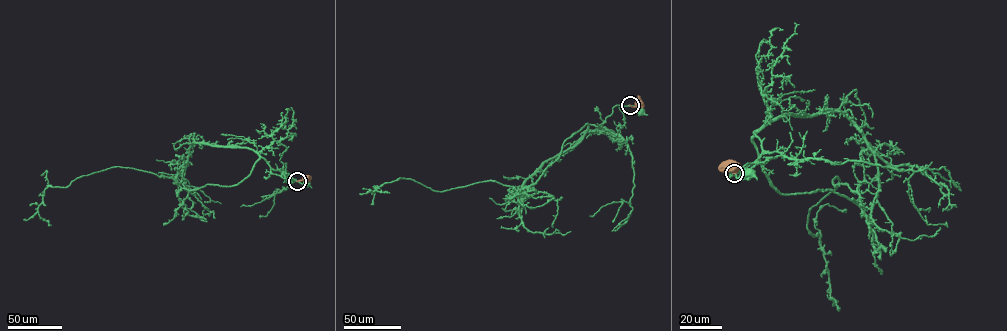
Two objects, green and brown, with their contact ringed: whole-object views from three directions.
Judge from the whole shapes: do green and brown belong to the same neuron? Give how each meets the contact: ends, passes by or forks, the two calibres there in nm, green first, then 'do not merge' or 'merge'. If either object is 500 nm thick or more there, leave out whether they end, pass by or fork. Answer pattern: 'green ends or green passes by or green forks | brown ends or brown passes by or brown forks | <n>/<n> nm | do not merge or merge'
green passes by | brown passes by | 320/360 nm | do not merge

